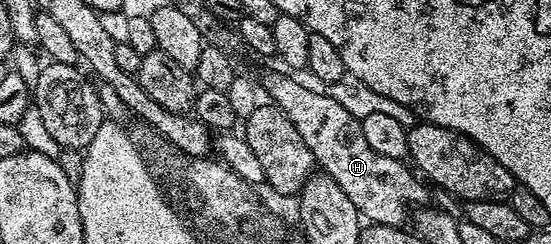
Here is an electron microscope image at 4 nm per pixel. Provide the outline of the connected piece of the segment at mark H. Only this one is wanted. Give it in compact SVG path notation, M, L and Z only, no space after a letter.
M279 71L269 72L263 83L261 79L262 90L266 98L268 95L279 106L280 113L291 122L288 123L290 130L301 133L301 141L309 145L309 153L313 153L322 174L333 177L333 181L341 185L345 197L353 201L360 216L368 224L403 227L407 210L410 207L422 208L428 202L428 184L404 160L393 160L392 157L383 157L377 153L365 141L360 120L353 117L349 109L337 105L337 101L333 101L326 90L306 87L295 80L298 78L294 74Z

